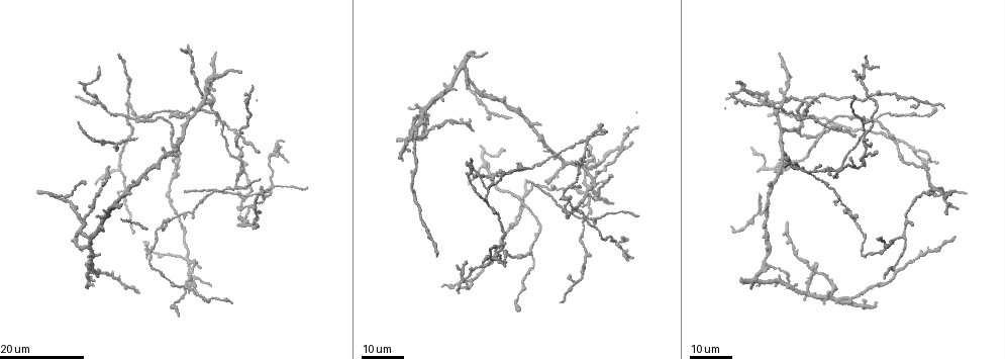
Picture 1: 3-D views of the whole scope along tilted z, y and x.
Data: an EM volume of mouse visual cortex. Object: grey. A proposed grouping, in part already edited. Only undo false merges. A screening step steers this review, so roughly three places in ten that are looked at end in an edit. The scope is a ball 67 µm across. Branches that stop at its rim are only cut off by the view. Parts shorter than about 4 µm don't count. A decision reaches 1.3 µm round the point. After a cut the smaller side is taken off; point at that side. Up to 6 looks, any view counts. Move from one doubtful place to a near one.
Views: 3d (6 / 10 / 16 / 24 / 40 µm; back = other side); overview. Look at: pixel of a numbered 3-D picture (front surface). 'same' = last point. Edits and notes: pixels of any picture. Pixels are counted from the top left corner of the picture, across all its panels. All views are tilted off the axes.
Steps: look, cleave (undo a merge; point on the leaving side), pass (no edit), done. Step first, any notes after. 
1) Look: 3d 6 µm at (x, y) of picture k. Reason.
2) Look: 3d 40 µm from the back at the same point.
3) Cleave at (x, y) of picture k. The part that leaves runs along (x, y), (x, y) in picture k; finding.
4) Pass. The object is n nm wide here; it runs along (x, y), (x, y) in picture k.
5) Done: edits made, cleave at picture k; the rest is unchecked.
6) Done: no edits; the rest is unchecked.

Look: 3d 24 µm at (128, 101) of picture 1.

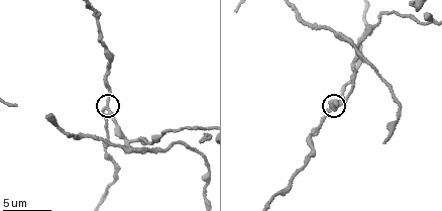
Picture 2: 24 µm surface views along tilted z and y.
Look: 3d 6 µm at (329, 109) of picture 2. Closer look.

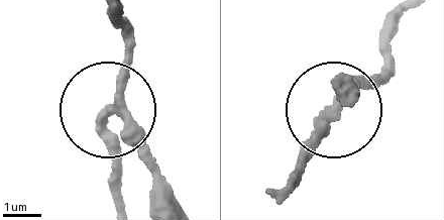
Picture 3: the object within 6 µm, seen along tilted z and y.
Pass. It runs along (180, 205), (147, 146), (110, 110), (131, 32) in picture 3; continuous, no second neuron.

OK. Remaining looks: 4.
Look: 3d 6 µm at (358, 44) of picture 2. Four arms meet.

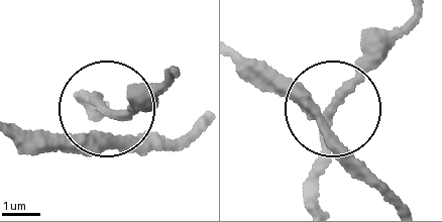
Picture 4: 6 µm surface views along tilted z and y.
Pass. The object is 230 nm wide here; it runs along (167, 76), (121, 113), (83, 97) in picture 4; continuous, no second neuron.

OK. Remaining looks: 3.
Look: 3d 16 µm at (487, 187) of picture 1. A fork.

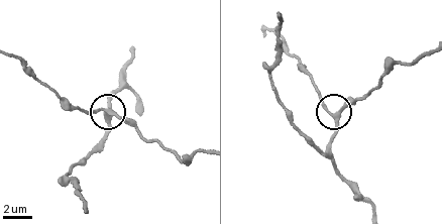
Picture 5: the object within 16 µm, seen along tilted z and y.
Look: 3d 6 µm at (110, 113) of picture 5.

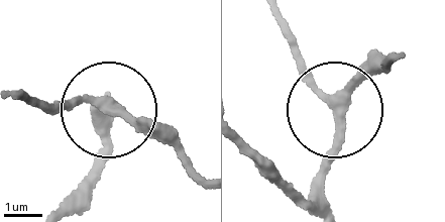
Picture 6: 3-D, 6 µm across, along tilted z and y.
Look: 3d 6 µm from the back at (334, 98) of picture 6.

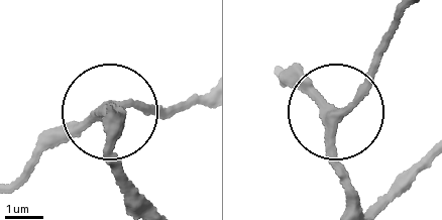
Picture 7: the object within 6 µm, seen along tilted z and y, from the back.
Pass. 3 arms meet here; it runs along (110, 110), (30, 166) in picture 7; one neuron here.

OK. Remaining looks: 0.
Done: no edits; the rest is unchecked.

